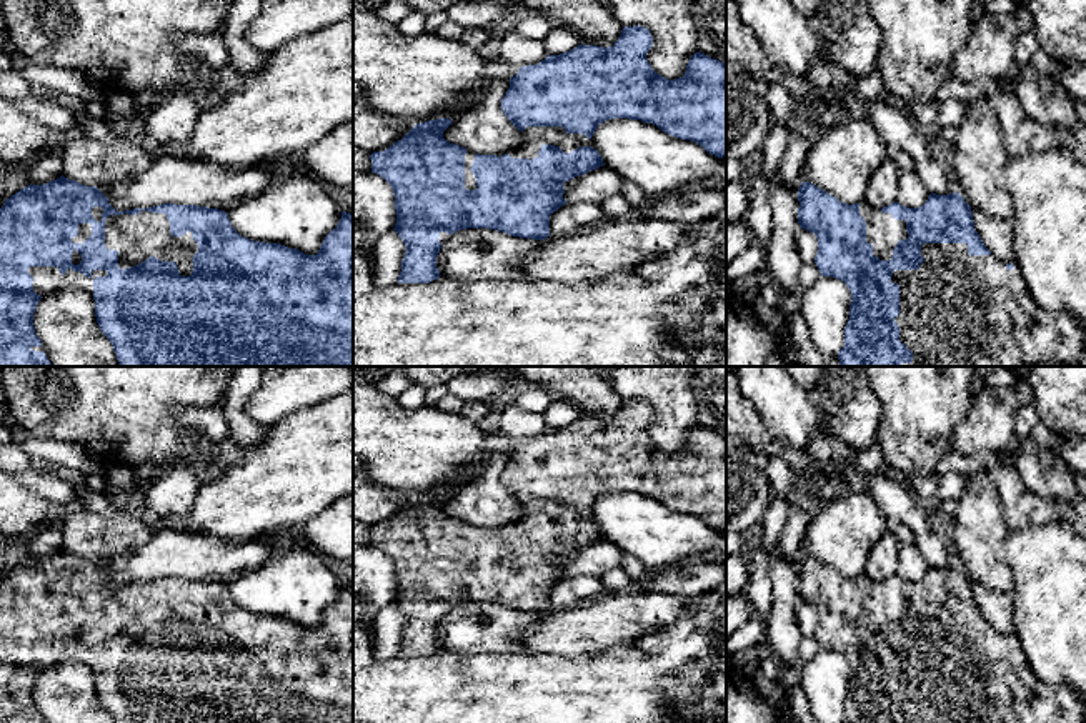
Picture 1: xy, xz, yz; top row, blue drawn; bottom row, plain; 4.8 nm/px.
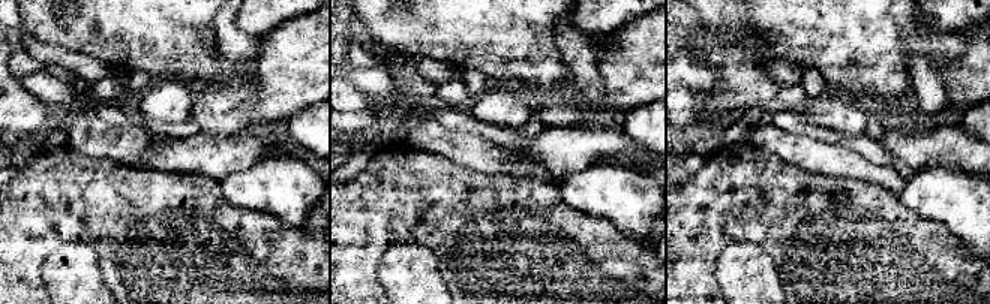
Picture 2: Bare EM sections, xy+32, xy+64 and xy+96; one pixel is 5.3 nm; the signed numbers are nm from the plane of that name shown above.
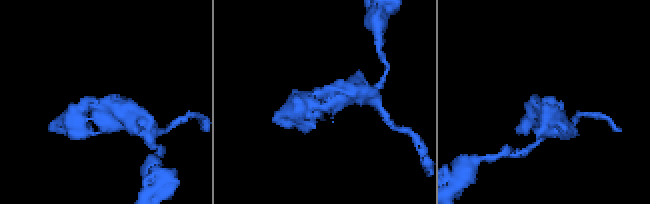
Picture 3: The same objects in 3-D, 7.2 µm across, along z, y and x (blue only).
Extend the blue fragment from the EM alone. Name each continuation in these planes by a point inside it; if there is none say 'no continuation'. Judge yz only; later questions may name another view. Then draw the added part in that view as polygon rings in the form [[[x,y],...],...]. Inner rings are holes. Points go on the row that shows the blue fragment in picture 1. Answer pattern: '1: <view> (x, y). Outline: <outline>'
1: yz (956, 310). Outline: [[[923,243],[924,262],[918,270],[894,270],[891,283],[899,285],[899,342],[913,352],[911,363],[899,366],[1023,366],[1051,362],[1078,363],[1086,357],[1086,327],[1064,312],[1039,308],[1019,273],[1016,260],[968,253],[966,243]]]

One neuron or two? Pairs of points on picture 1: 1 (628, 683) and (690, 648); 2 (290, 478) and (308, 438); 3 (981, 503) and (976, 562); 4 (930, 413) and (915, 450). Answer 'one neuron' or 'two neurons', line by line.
1: two neurons
2: one neuron
3: one neuron
4: one neuron

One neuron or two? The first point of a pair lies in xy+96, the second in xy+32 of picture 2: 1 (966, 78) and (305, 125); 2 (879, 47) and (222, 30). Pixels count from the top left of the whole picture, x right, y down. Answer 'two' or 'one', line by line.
1: two
2: two

